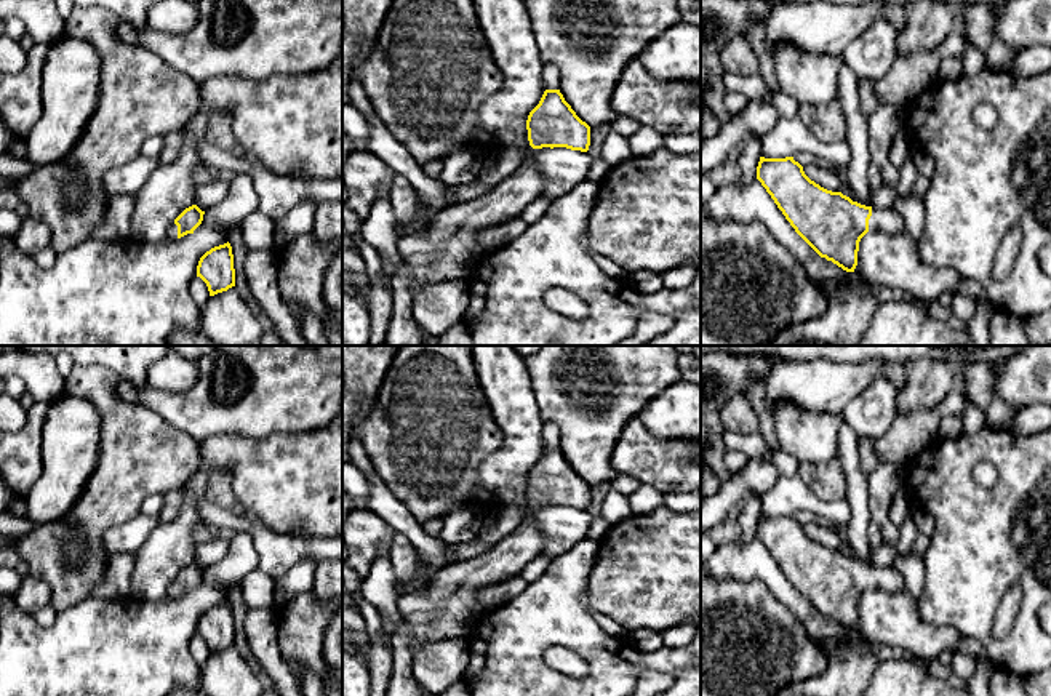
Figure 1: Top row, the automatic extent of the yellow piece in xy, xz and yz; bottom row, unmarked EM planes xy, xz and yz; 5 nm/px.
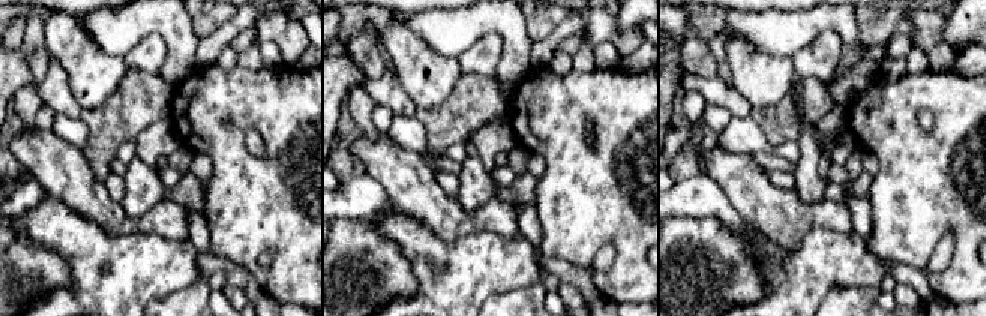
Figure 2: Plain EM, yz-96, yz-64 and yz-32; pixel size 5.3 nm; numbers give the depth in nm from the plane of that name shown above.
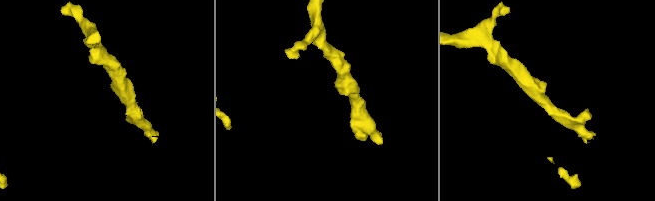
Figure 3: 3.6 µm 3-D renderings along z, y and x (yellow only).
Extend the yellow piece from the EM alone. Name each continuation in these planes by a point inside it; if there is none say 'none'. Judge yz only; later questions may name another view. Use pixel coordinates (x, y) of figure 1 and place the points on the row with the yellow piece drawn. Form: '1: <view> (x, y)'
1: yz (888, 221)

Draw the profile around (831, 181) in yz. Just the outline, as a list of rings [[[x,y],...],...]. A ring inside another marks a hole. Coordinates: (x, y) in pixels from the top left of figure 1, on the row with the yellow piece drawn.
[[[803,165],[805,174],[819,184],[821,187],[832,190],[832,192],[841,192],[843,182],[835,173],[816,168],[813,165]]]

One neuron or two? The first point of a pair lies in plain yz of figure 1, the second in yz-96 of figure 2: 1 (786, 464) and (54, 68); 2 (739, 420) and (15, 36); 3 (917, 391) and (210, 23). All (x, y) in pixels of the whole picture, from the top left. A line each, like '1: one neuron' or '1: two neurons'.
1: one neuron
2: two neurons
3: one neuron

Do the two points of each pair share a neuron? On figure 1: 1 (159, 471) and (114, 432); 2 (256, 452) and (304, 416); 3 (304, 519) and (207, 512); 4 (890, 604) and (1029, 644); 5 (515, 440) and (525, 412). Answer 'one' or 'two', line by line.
1: one
2: two
3: two
4: two
5: one

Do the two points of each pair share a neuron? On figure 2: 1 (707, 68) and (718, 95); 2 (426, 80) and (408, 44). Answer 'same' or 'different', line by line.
1: different
2: same

